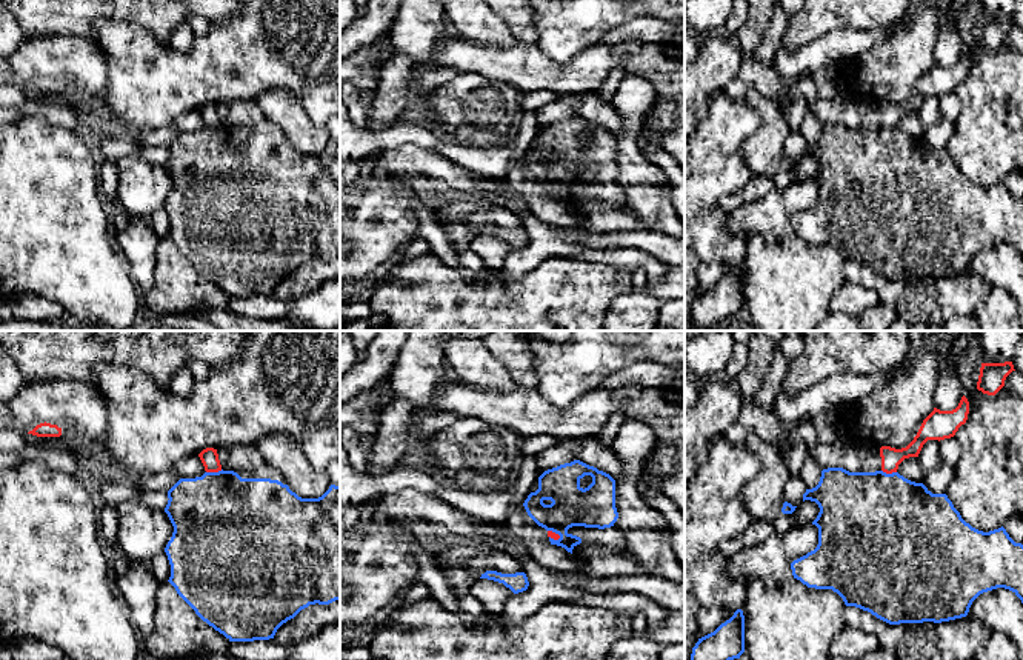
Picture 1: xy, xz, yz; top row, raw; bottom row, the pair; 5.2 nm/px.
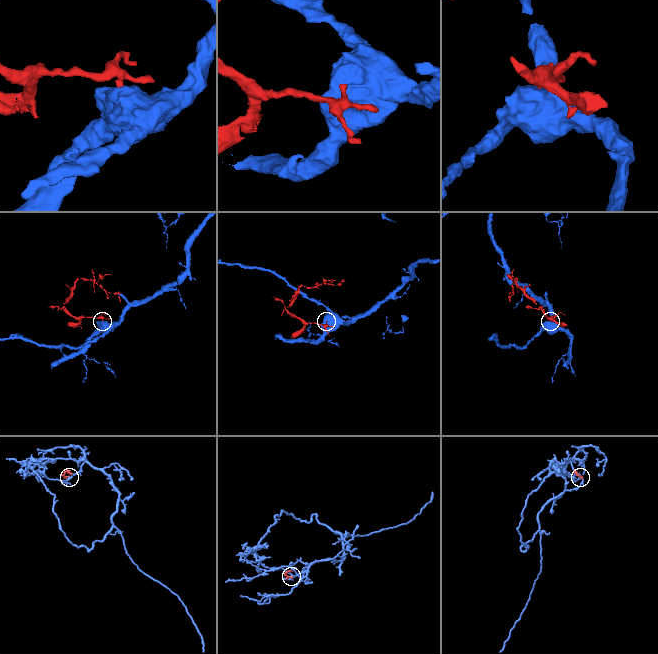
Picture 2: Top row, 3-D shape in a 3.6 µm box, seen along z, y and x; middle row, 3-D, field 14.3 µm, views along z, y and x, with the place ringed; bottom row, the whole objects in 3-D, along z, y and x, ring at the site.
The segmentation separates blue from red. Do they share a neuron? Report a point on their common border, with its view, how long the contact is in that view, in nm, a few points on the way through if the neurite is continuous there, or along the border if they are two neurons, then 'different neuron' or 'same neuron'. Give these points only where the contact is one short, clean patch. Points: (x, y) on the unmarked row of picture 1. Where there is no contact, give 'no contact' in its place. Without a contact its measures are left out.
meets blue in xy at (214, 128); contact 90 nm long; border along xy (222, 125), (206, 128); different neuron

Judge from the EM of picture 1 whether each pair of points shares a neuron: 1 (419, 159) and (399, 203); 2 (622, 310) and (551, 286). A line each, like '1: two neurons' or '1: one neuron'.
1: two neurons
2: two neurons

